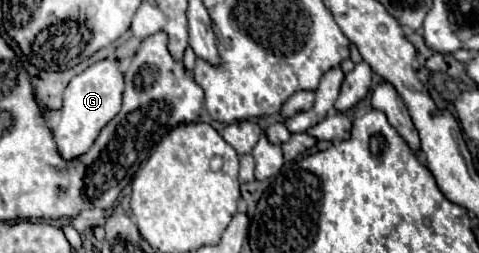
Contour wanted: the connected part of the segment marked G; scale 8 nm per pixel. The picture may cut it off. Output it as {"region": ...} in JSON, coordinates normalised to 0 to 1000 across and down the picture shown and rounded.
{"region":[[[219,229],[198,245],[144,324],[132,372],[132,411],[123,435],[111,443],[102,482],[123,609],[132,625],[161,625],[190,585],[211,506],[253,435],[257,348],[261,300],[248,277],[244,229]]]}

